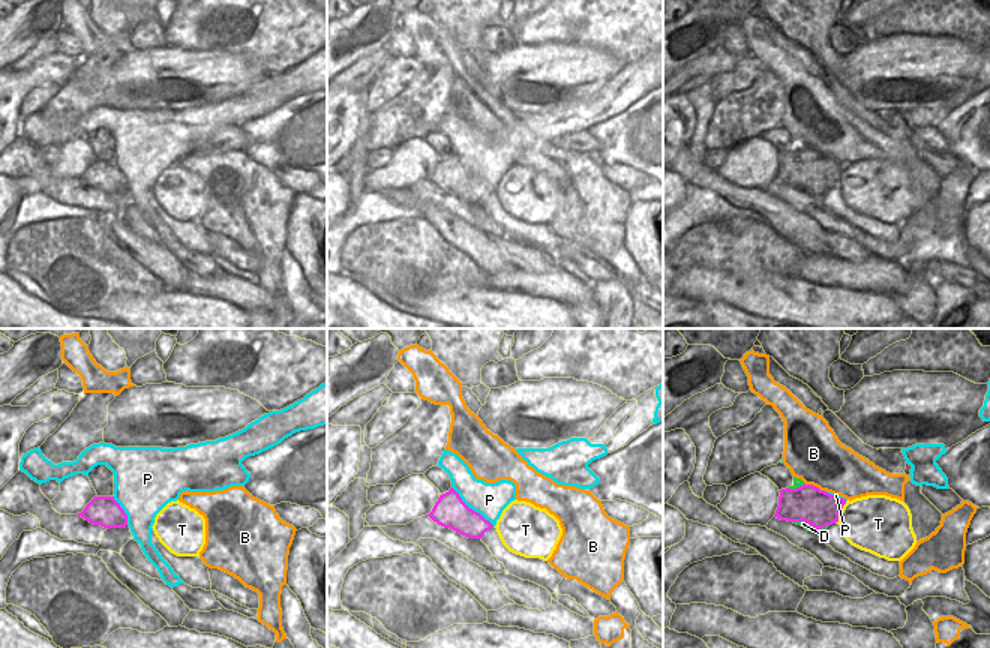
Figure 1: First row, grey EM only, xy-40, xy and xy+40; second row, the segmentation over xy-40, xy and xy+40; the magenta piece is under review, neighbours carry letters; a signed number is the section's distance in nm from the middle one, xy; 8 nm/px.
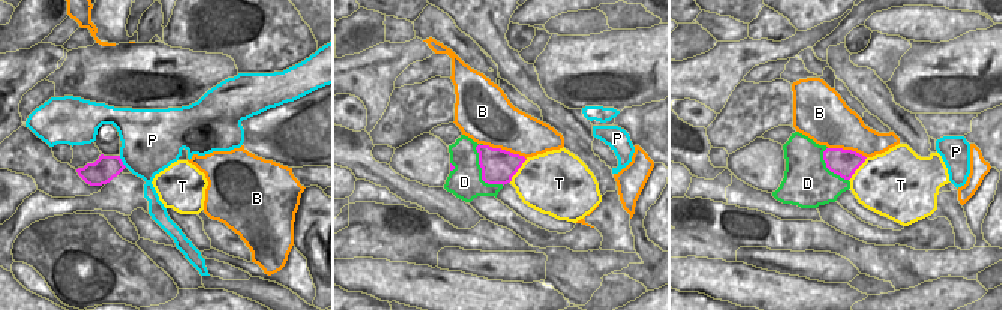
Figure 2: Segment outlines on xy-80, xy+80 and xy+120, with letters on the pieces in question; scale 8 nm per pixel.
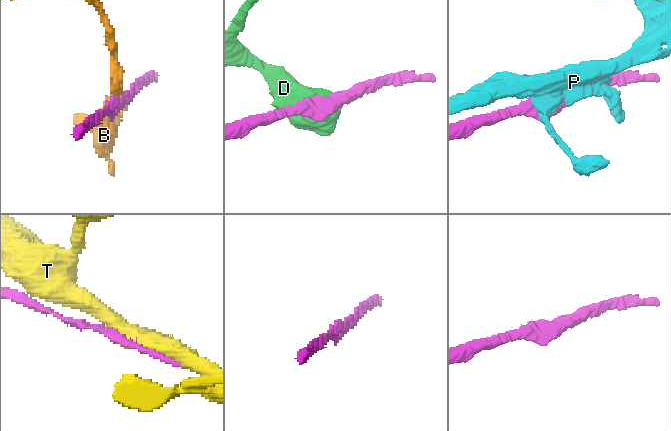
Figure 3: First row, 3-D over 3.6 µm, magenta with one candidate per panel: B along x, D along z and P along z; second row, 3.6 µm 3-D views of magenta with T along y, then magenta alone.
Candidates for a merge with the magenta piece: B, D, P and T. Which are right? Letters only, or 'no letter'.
no letter

